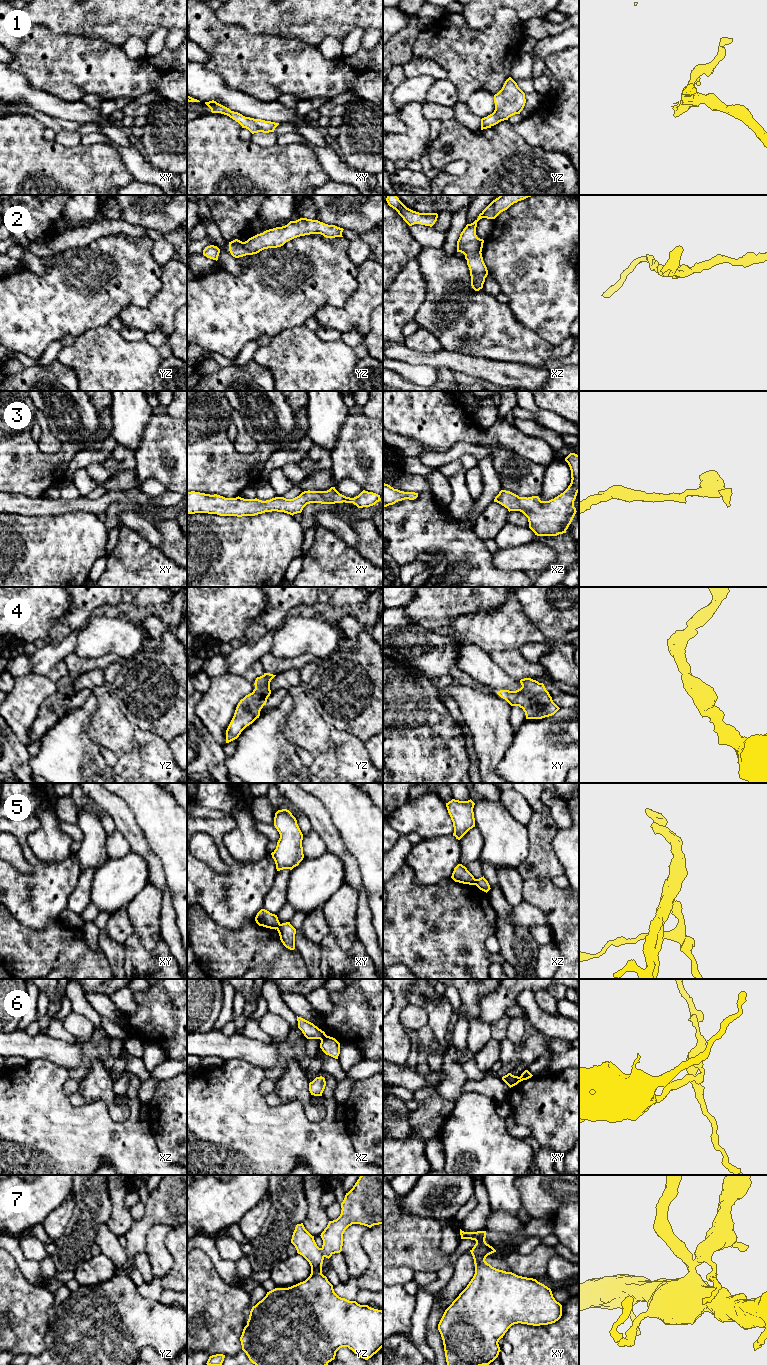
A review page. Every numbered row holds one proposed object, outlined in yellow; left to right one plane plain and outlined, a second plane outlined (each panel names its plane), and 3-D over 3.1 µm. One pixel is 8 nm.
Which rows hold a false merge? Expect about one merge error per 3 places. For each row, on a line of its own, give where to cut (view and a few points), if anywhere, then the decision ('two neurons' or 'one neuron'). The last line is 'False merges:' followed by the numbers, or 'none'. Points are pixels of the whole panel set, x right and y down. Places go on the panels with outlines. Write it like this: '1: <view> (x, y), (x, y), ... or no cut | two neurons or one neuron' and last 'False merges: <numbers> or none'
1: no cut | one neuron
2: no cut | one neuron
3: no cut | one neuron
4: no cut | one neuron
5: xz (476, 879), (474, 884) | two neurons
6: xz (326, 1035), (321, 1040) | two neurons
7: xy (471, 1250), (487, 1255) | two neurons
False merges: 5, 6, 7

